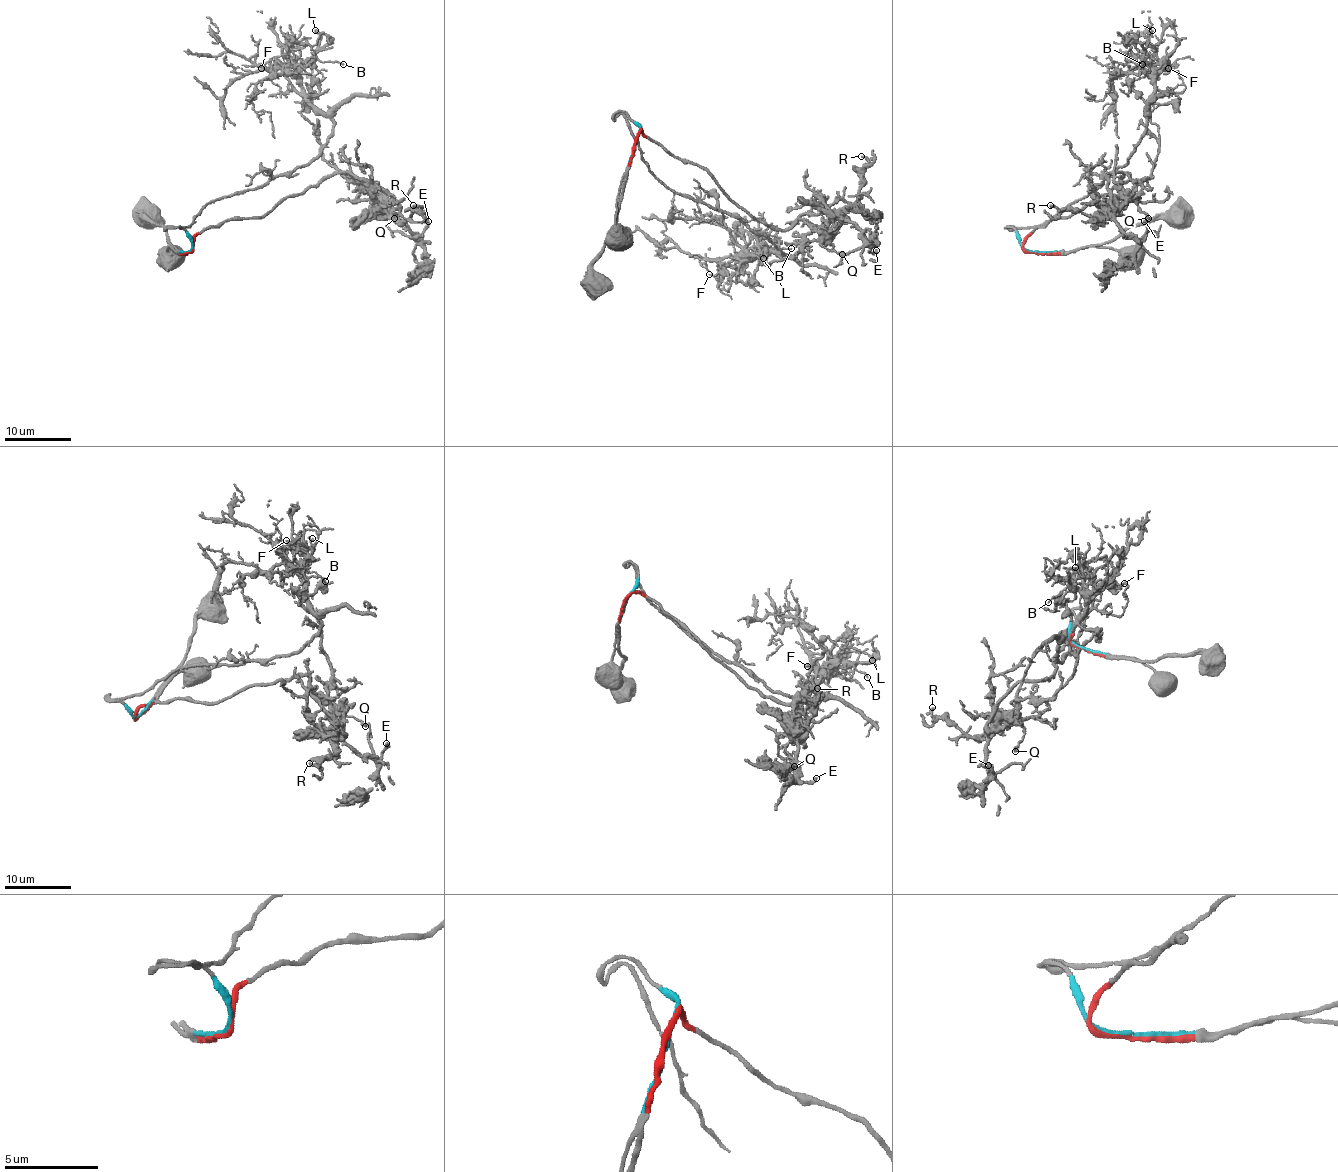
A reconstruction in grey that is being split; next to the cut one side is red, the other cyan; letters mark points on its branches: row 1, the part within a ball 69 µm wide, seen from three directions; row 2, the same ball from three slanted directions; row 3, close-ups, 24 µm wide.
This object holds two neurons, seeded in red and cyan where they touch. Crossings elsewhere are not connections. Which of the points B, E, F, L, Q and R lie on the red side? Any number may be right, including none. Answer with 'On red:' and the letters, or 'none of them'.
On red: E, Q, R

